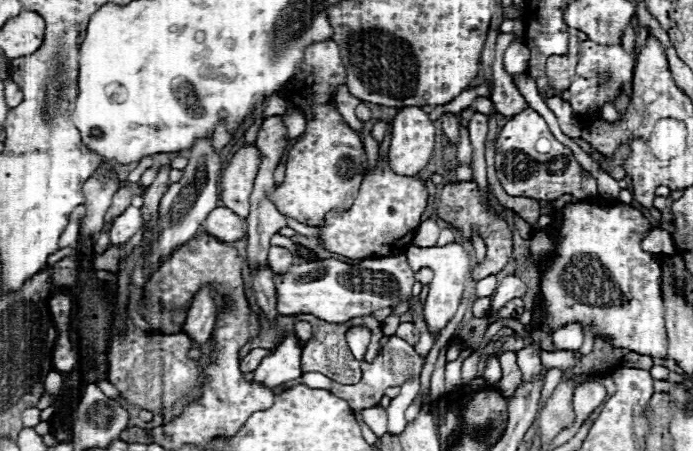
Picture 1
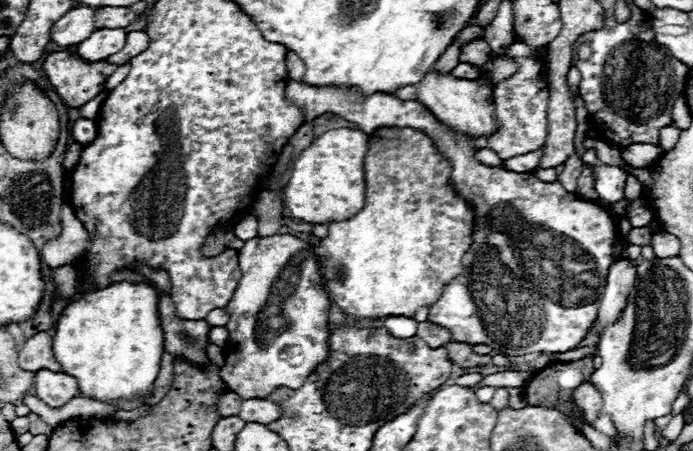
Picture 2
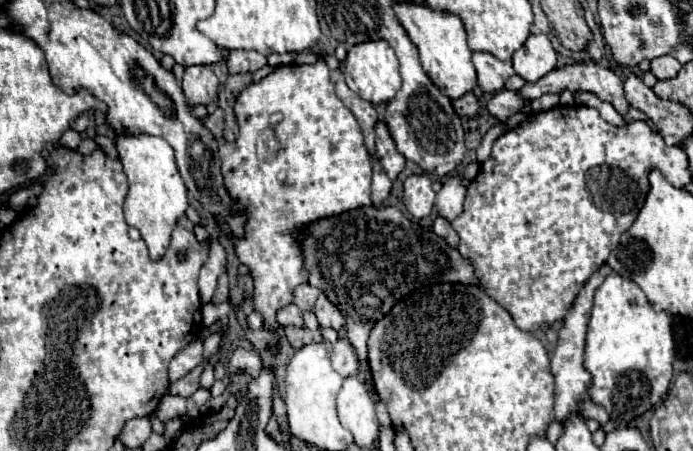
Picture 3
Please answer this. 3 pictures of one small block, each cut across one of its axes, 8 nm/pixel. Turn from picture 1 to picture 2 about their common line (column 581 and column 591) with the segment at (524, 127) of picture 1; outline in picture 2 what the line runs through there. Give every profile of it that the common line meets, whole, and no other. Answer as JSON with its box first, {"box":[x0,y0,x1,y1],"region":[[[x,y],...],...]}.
{"box":[578,166,596,200],"region":[[[584,166],[582,168],[582,174],[578,176],[578,192],[580,192],[582,198],[594,200],[594,180],[596,180],[594,166],[592,168],[590,166]]]}

